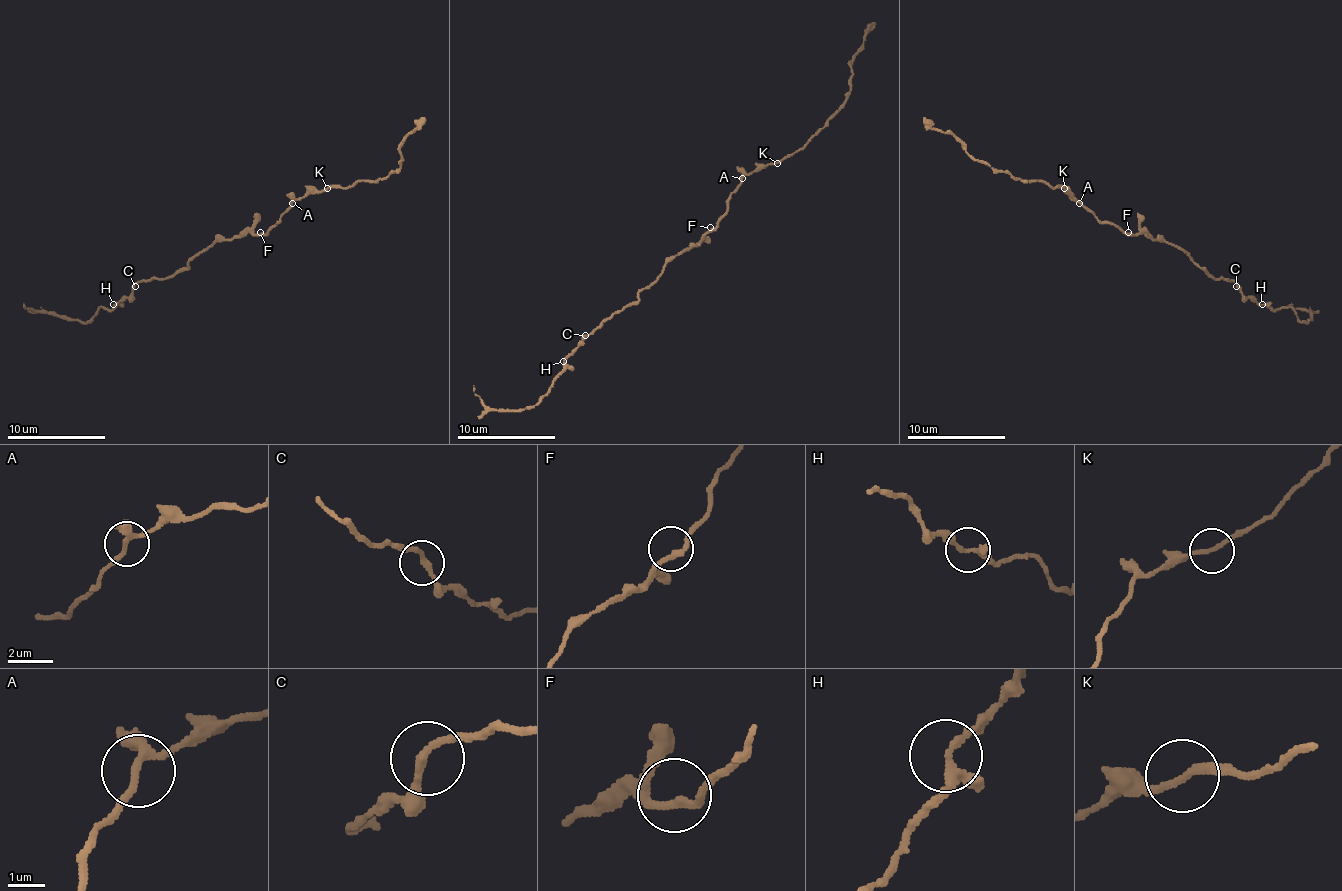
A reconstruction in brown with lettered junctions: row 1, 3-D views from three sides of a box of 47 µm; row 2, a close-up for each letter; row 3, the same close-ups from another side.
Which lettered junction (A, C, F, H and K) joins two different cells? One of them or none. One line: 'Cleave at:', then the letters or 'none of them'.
Cleave at: none of them

